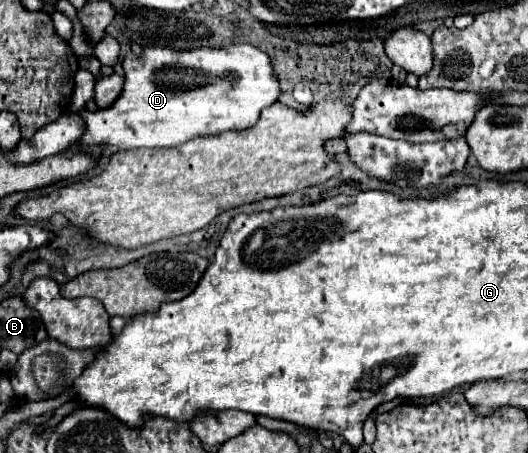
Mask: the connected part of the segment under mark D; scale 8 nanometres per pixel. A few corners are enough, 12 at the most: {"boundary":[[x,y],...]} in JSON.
{"boundary":[[251,44],[129,52],[79,144],[181,146],[281,94]]}

